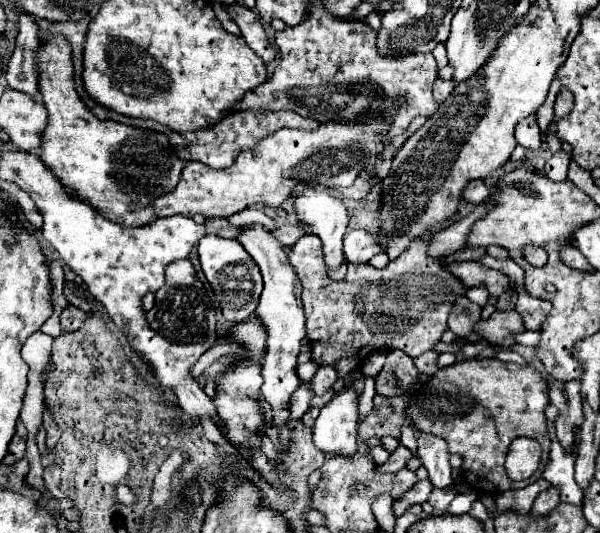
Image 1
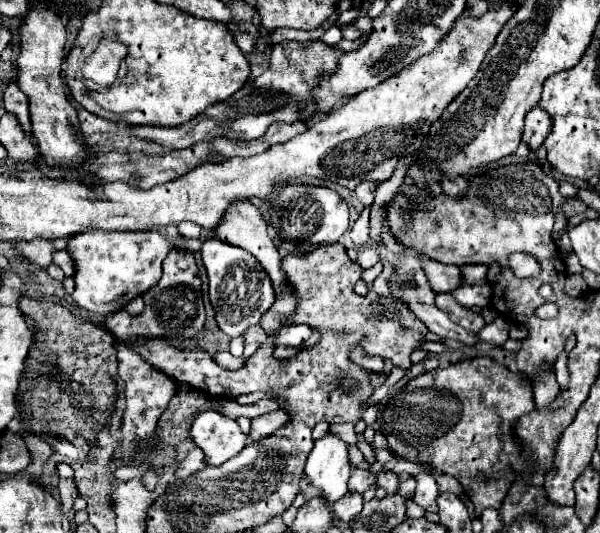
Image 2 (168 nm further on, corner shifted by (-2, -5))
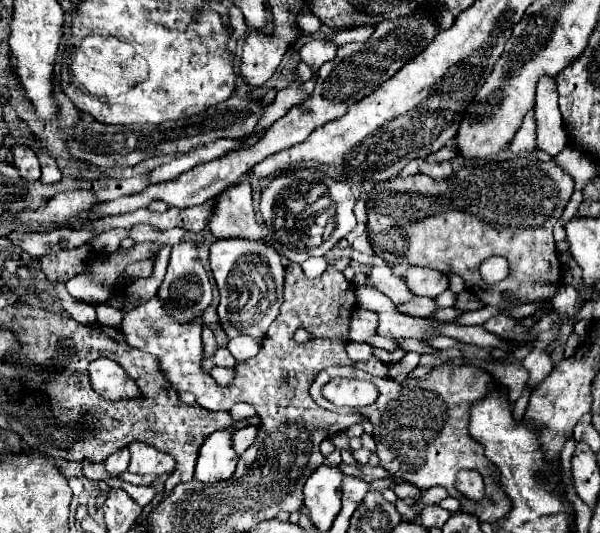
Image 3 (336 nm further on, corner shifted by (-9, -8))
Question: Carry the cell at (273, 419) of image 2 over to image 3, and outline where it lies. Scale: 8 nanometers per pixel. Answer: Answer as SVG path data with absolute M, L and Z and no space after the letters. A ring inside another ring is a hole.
M249 425L249 427L241 429L241 431L235 431L235 435L233 435L233 449L237 451L237 455L241 455L247 447L251 447L251 443L255 441L255 431L257 429L259 429L257 425Z

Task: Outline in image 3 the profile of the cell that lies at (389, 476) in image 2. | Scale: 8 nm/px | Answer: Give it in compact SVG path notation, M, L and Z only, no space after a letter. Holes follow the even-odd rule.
M341 463L341 467L343 467L343 471L345 471L347 475L361 477L361 479L365 479L367 483L377 481L377 479L389 479L389 477L391 477L391 475L387 475L387 471L385 471L383 467L369 467L369 465L357 467L357 465L343 465L343 463Z

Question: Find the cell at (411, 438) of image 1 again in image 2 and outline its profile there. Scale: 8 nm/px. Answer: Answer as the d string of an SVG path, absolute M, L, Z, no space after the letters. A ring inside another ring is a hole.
M424 470L416 476L416 482L418 482L418 486L416 486L416 494L414 494L412 500L418 506L422 506L426 512L438 512L438 504L436 504L438 488L436 488L434 476Z

